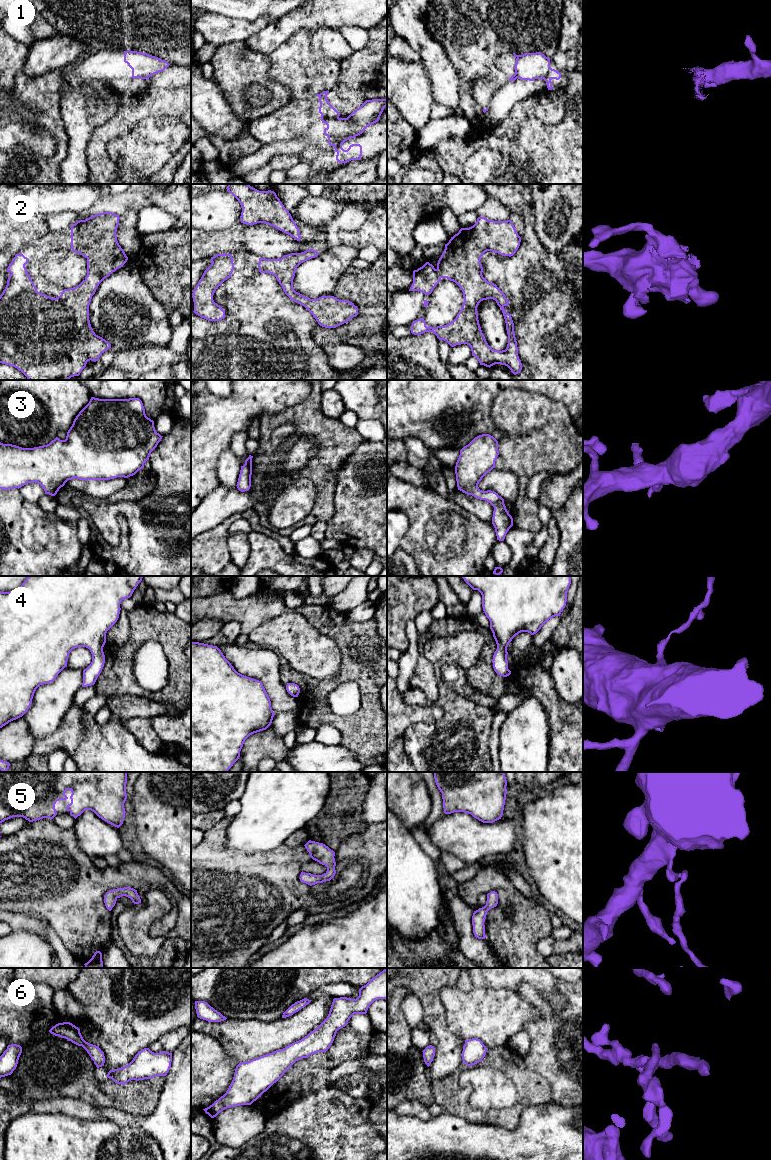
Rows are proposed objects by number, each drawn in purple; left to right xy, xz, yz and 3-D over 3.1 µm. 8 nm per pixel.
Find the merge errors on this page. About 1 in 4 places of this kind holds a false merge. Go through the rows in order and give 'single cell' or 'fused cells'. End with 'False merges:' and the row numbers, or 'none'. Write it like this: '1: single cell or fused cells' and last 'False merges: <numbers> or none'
1: fused cells
2: single cell
3: single cell
4: single cell
5: single cell
6: single cell
False merges: 1

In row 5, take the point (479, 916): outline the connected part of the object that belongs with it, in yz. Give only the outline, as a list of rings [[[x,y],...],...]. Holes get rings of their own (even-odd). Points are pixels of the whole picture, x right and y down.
[[[491,891],[487,894],[486,905],[478,910],[474,911],[472,916],[473,933],[478,939],[485,939],[485,919],[487,912],[496,907],[498,904],[498,894],[495,891]]]

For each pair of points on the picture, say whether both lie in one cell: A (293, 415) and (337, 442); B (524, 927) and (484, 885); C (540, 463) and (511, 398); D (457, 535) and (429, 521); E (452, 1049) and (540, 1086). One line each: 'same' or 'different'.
A: same
B: same
C: same
D: same
E: different

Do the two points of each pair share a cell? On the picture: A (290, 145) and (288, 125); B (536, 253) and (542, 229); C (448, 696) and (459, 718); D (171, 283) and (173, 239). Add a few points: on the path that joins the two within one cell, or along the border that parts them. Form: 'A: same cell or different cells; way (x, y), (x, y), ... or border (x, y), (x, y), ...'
A: different cells; border (310, 128), (299, 137), (280, 139), (266, 144)
B: different cells; border (533, 217), (540, 242), (558, 254)
C: same cell; way (450, 701), (459, 713)
D: same cell; way (172, 272), (172, 250)

